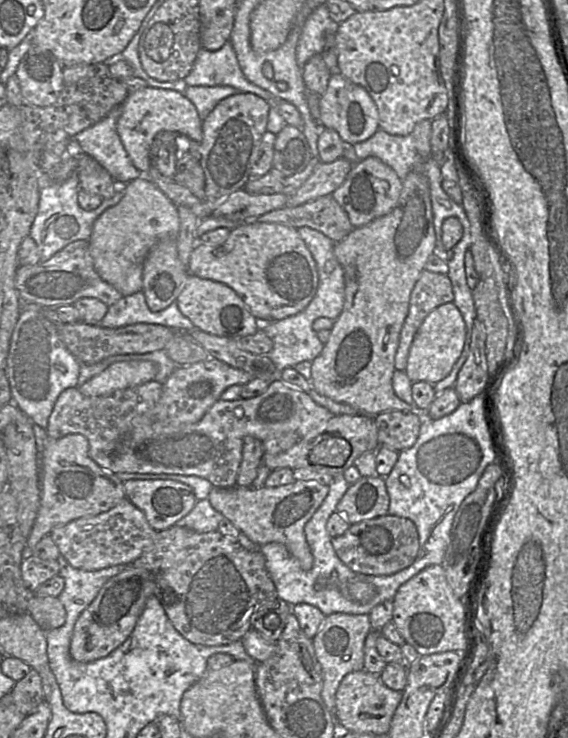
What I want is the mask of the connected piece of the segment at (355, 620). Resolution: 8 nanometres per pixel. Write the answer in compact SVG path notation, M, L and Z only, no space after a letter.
M332 613L325 616L321 628L312 639L317 661L321 666L321 698L336 718L336 692L342 679L349 673L364 670L364 642L371 631L368 614Z

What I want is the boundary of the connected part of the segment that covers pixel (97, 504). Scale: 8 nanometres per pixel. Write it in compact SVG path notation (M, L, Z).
M68 434L59 439L47 437L40 469L40 507L26 543L26 554L57 526L110 510L126 497L124 482L115 473L97 465L89 455L88 439Z

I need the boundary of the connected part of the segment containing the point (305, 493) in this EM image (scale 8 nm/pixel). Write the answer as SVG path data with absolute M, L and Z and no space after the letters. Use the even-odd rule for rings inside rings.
M297 481L278 487L252 488L235 485L231 488L213 487L208 500L212 507L227 518L251 542L257 545L277 542L283 544L304 571L313 566L313 555L306 541L304 527L320 507L329 486L316 481Z

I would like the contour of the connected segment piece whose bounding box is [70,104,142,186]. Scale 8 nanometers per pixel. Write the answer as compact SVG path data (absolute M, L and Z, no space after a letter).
M115 106L104 118L71 139L70 153L83 153L98 161L118 183L125 185L142 173L133 165L116 130L122 106Z

